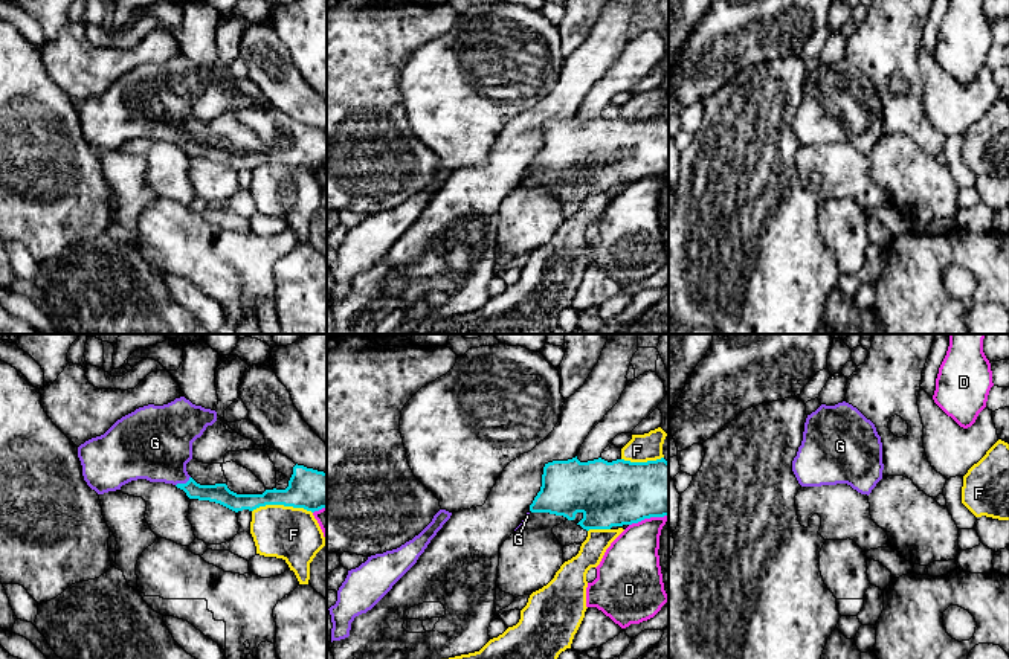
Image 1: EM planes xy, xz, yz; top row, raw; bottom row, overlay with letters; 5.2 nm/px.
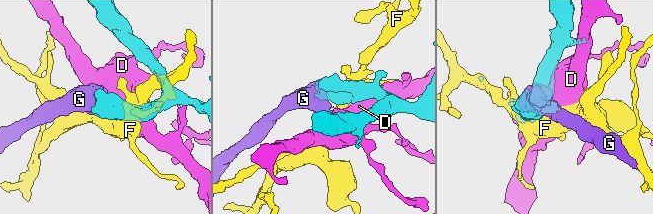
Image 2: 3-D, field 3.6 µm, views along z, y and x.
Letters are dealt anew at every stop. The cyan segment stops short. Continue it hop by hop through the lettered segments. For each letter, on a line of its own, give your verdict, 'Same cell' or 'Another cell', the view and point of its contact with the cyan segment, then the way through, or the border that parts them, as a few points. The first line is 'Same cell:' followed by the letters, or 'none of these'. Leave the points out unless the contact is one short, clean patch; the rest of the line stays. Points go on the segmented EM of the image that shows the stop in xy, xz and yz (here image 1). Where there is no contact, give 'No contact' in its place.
Same cell: G
D: Another cell. Touches cyan at xz (647, 517)
F: Another cell. Touches cyan at xy (283, 504)
G: Same cell. Touches cyan at xy (183, 484)

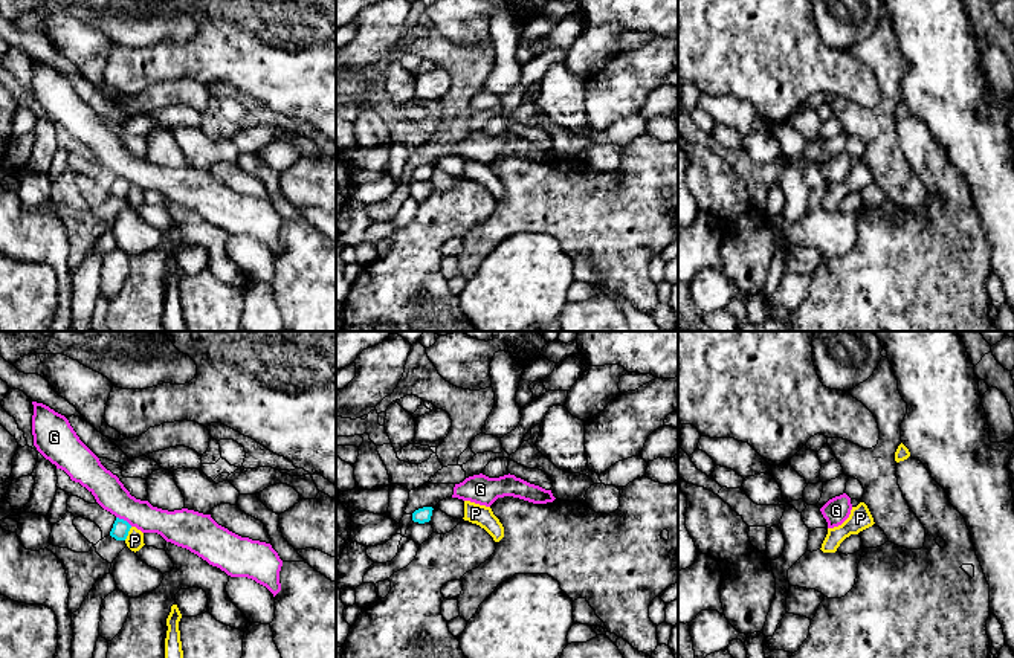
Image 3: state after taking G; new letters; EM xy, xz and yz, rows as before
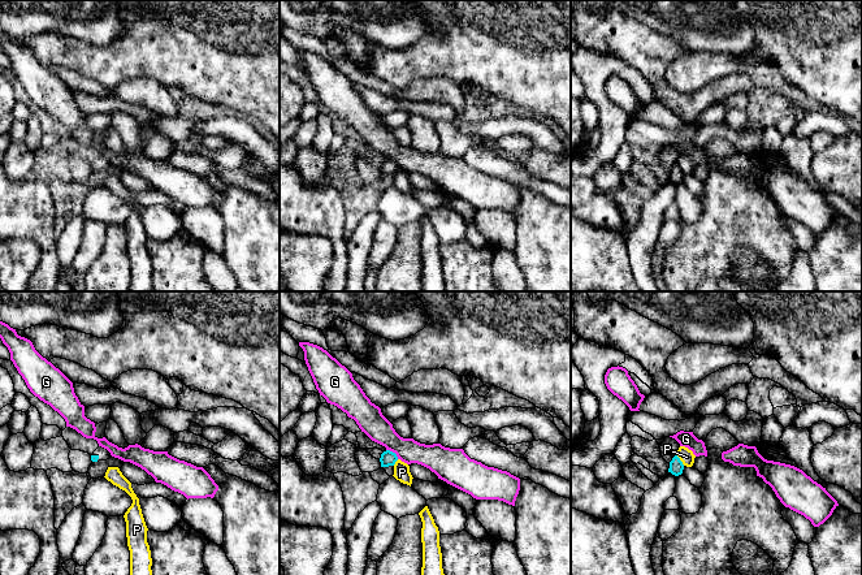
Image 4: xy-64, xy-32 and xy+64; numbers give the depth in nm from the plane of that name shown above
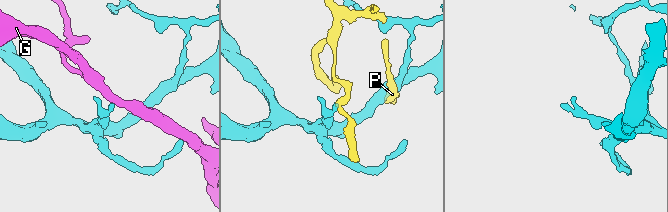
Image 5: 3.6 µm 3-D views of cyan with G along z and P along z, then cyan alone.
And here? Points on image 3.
Same cell: none of these
G: Another cell. Touches cyan at xy (122, 519). Boundary: xy (116, 516), (132, 525)
P: Another cell. Touches cyan at xy (127, 533)

